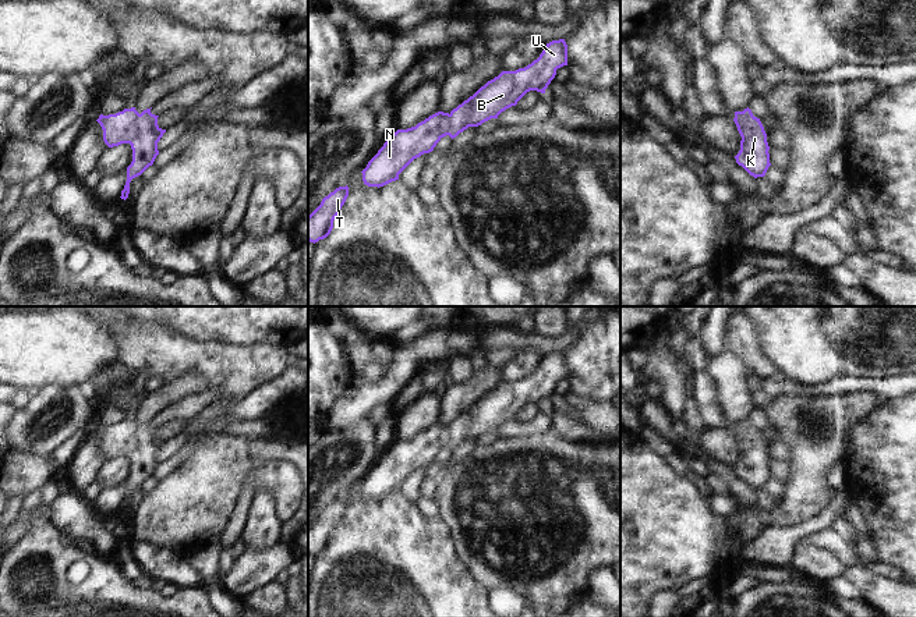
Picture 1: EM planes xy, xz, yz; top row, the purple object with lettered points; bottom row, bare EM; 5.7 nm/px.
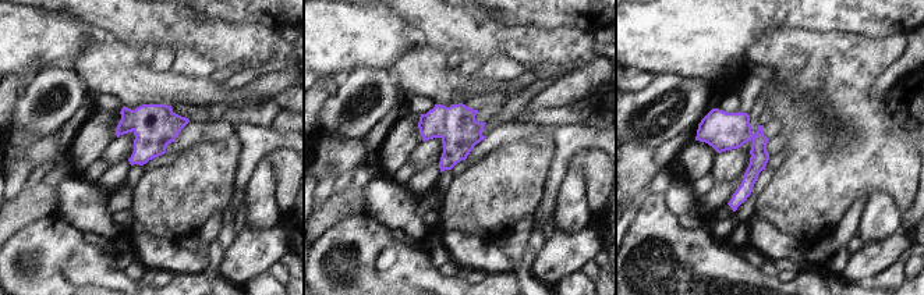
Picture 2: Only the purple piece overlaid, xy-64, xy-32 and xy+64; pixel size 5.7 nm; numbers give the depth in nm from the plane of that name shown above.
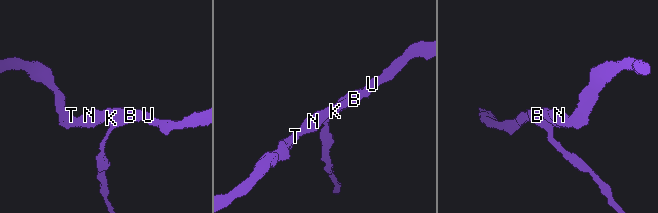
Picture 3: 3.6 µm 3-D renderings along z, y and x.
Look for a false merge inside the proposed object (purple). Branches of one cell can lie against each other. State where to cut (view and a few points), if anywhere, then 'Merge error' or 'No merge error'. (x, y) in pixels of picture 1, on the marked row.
No split. No merge error.

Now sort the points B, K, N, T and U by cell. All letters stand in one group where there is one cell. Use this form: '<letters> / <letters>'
B K N T U

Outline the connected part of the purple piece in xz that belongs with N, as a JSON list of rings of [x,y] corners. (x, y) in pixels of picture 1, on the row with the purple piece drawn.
[[[565,39],[547,43],[537,60],[516,71],[502,71],[450,113],[438,111],[415,127],[397,130],[361,171],[368,187],[383,187],[417,157],[434,150],[446,135],[452,139],[468,127],[498,118],[530,91],[545,93],[556,70],[567,65]]]

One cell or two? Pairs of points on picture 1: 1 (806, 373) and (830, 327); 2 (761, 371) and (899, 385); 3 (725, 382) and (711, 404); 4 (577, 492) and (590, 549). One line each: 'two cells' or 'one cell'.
1: one cell
2: two cells
3: two cells
4: one cell

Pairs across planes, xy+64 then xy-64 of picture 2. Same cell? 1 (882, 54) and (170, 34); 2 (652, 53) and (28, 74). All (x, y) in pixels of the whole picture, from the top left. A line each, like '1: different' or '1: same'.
1: same
2: different

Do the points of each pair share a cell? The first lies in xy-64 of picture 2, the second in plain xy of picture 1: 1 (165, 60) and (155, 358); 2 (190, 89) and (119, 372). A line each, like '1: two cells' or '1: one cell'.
1: two cells
2: one cell

